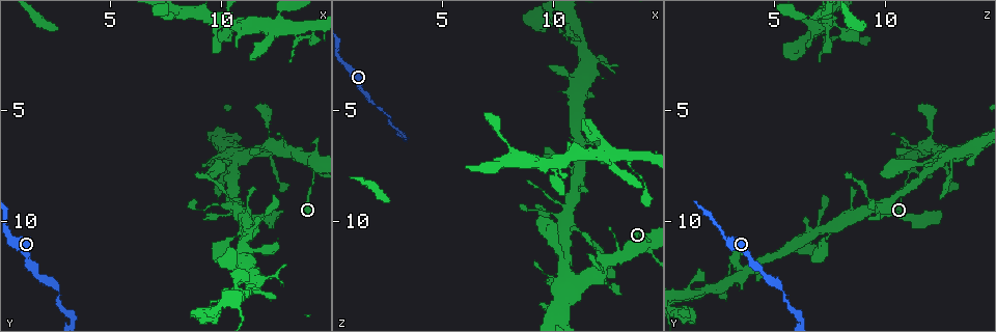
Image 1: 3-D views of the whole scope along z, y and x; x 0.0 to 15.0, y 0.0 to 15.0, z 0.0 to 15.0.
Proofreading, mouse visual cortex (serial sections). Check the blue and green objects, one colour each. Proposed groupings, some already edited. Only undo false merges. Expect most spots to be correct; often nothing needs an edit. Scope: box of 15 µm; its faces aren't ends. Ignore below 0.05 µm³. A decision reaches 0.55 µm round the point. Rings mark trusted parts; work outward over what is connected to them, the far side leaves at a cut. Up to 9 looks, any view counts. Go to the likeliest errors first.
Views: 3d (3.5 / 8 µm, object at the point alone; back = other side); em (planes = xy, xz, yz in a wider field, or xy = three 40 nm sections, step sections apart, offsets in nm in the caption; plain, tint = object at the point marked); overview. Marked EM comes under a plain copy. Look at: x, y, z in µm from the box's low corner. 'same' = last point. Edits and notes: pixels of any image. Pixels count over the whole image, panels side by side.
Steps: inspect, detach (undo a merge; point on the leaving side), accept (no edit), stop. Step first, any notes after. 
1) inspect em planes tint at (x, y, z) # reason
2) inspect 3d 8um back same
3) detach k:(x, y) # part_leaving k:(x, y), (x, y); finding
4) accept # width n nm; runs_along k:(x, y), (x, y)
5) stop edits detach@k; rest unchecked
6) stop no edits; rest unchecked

inspect 3d 8um at (3.3, 14.3, 6.2) # sharp bend

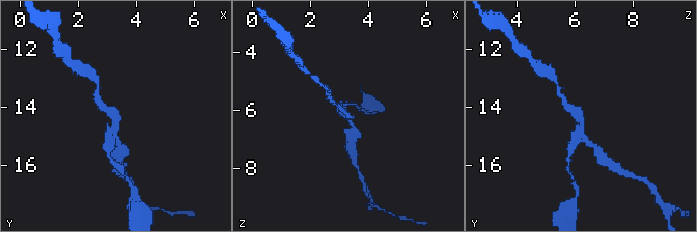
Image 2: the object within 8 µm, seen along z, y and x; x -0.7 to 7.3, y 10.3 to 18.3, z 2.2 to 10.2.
inspect em xy step 3 tint at (3.2, 14.4, 6.1) # arm_widths 150, 200 nm; now the EM

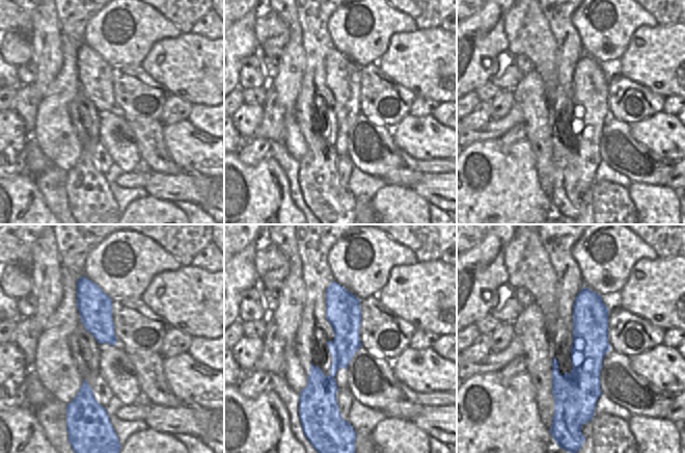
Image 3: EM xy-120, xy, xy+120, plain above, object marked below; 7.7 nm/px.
detach 2:(109, 147) # two cells meet here

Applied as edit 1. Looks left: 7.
inspect overview # redraw

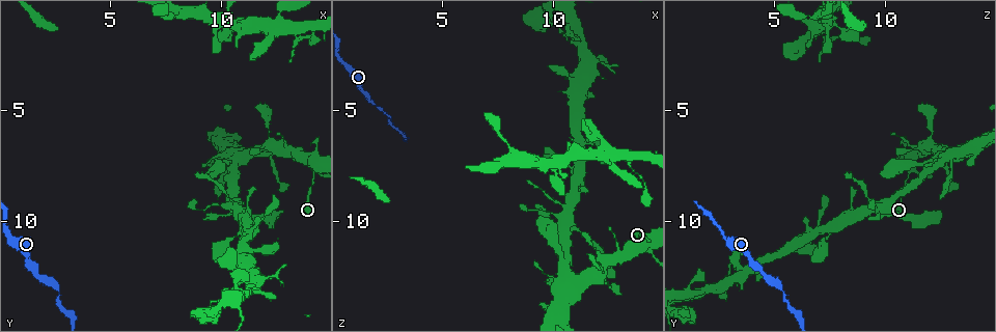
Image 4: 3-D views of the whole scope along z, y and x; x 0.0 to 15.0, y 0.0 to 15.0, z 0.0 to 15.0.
inspect 3d 3.5um at (14.2, 7.4, 11.1) # sudden change in width

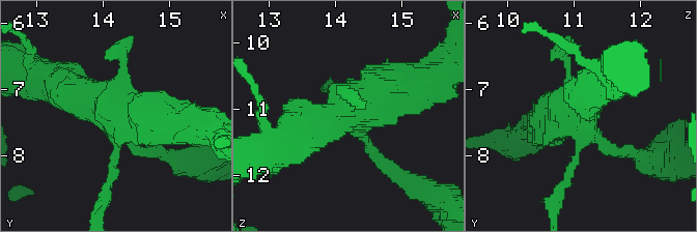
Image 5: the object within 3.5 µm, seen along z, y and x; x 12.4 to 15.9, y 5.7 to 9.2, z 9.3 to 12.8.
inspect em xy step 3 tint at (14.20, 7.45, 11.10)

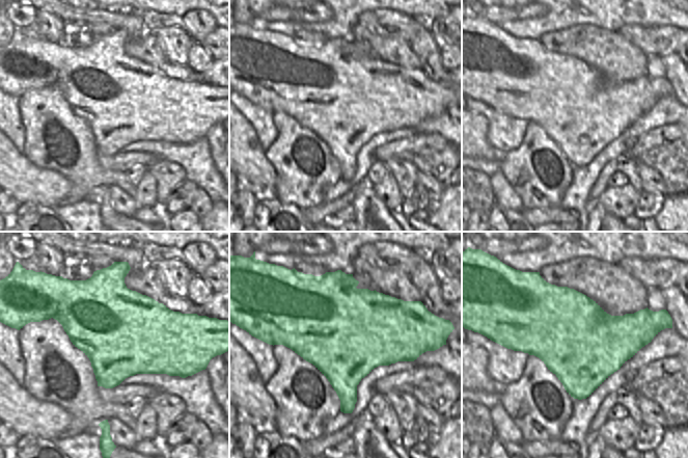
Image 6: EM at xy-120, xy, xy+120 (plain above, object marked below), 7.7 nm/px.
accept # runs_along 5:(108, 183), (118, 148), (111, 113), (60, 85); all the same cell

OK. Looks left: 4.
inspect 3d 3.5um at (10.7, 12.6, 1.4) # abrupt turn

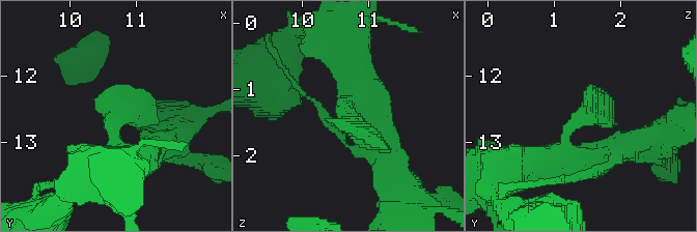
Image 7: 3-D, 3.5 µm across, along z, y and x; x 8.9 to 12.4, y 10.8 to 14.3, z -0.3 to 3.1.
inspect em xy step 3 tint at (10.75, 12.60, 1.50) # need the tissue

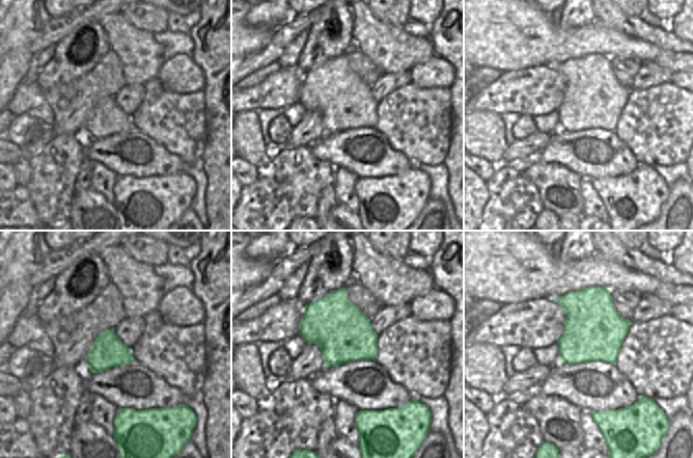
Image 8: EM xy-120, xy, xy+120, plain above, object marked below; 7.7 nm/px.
inspect em xy step 2 tint same

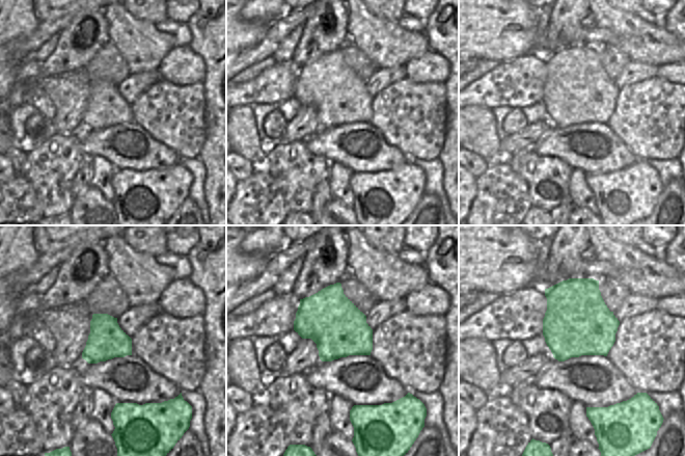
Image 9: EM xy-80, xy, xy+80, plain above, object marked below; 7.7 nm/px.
accept # width 420 nm; runs_along 7:(560, 164), (579, 119), (616, 125); one cell here

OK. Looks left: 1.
stop edits detach@2; rest unchecked

